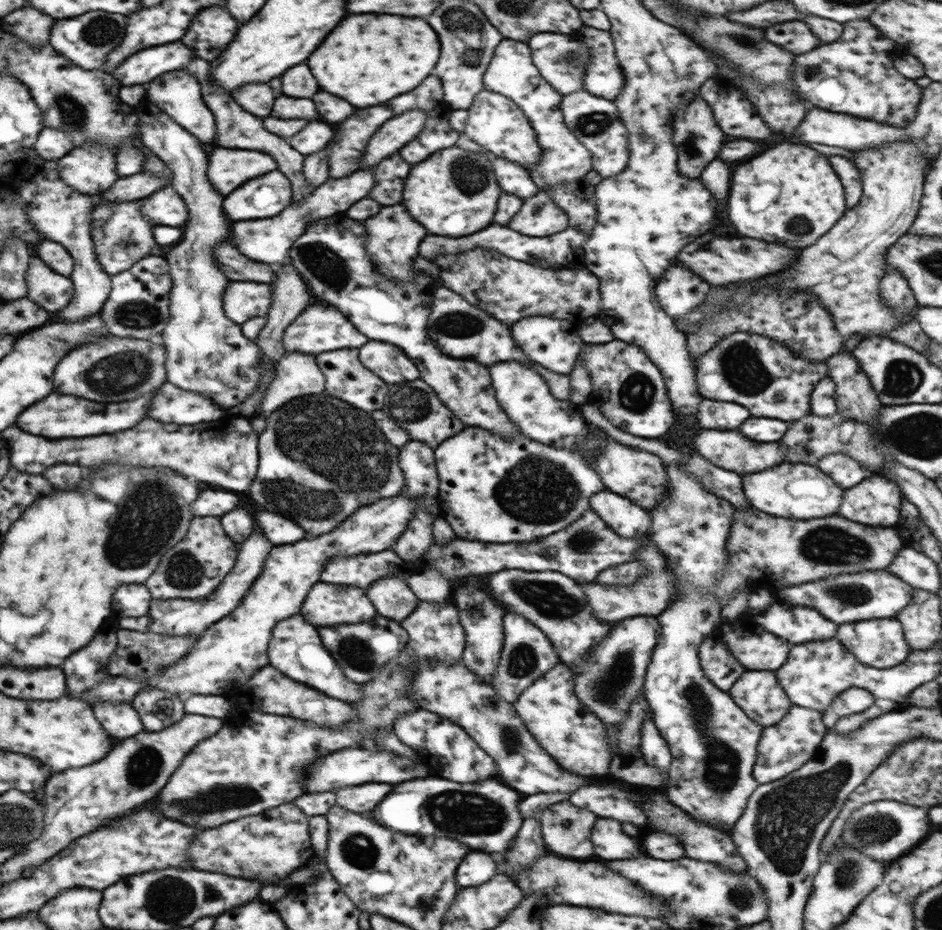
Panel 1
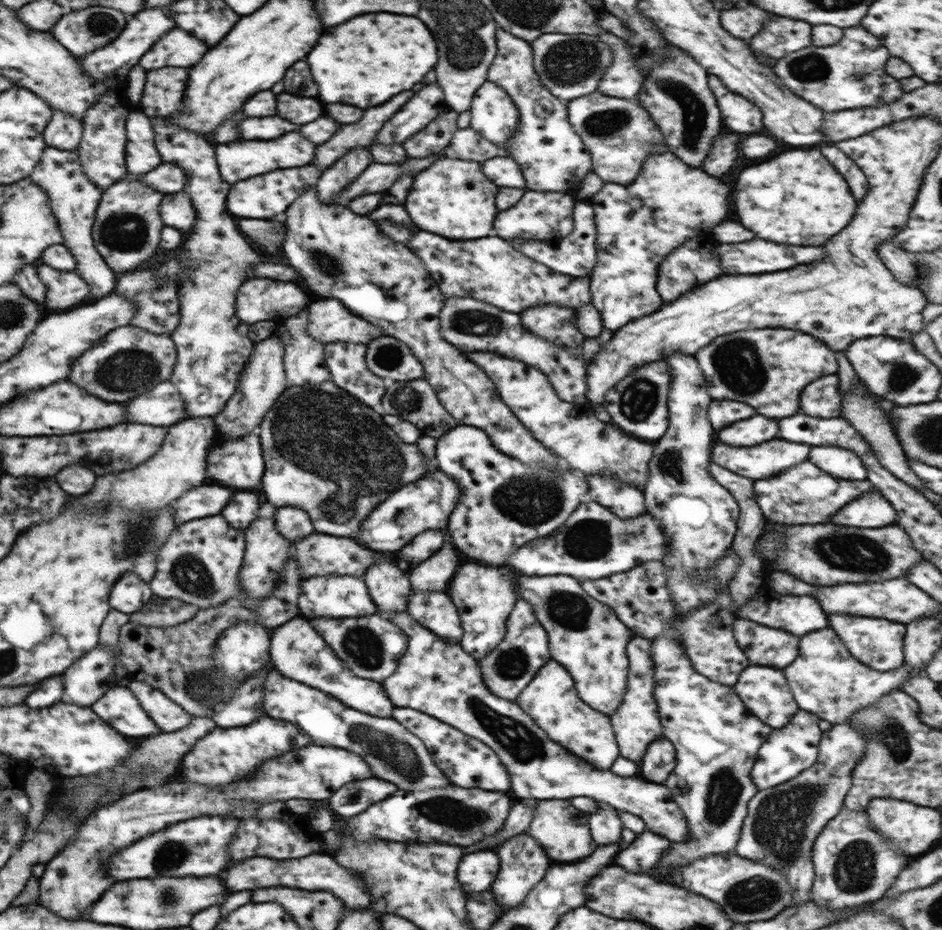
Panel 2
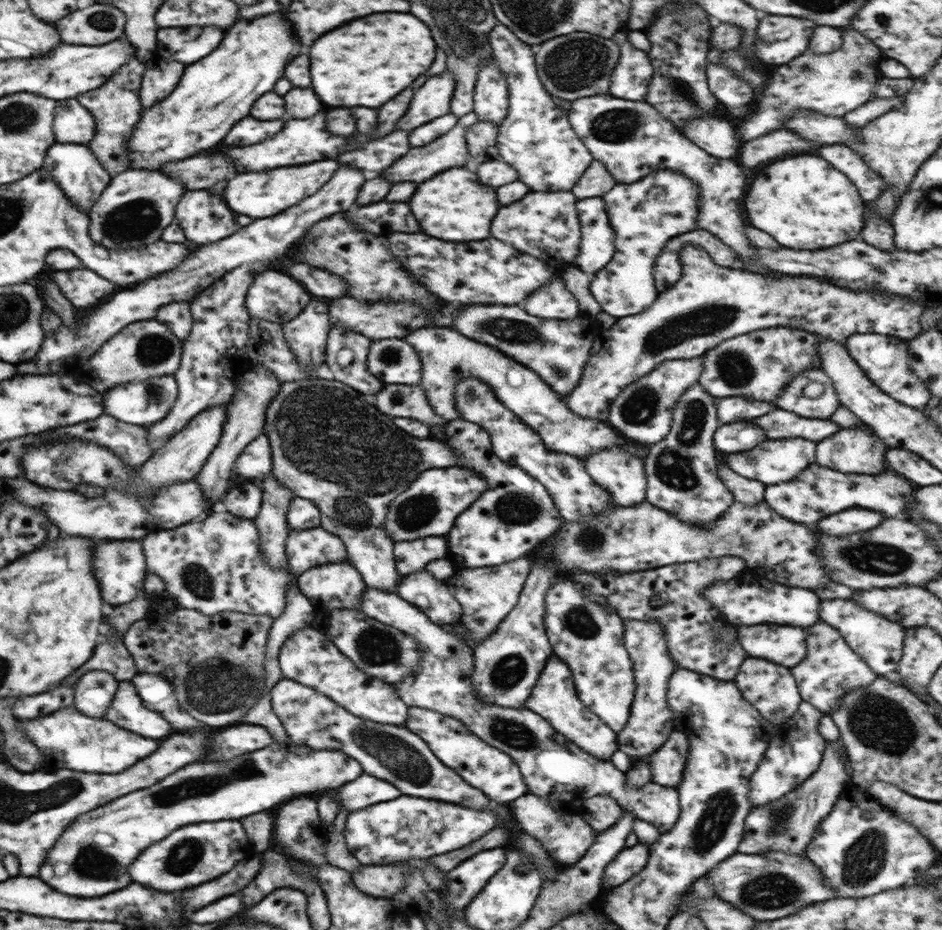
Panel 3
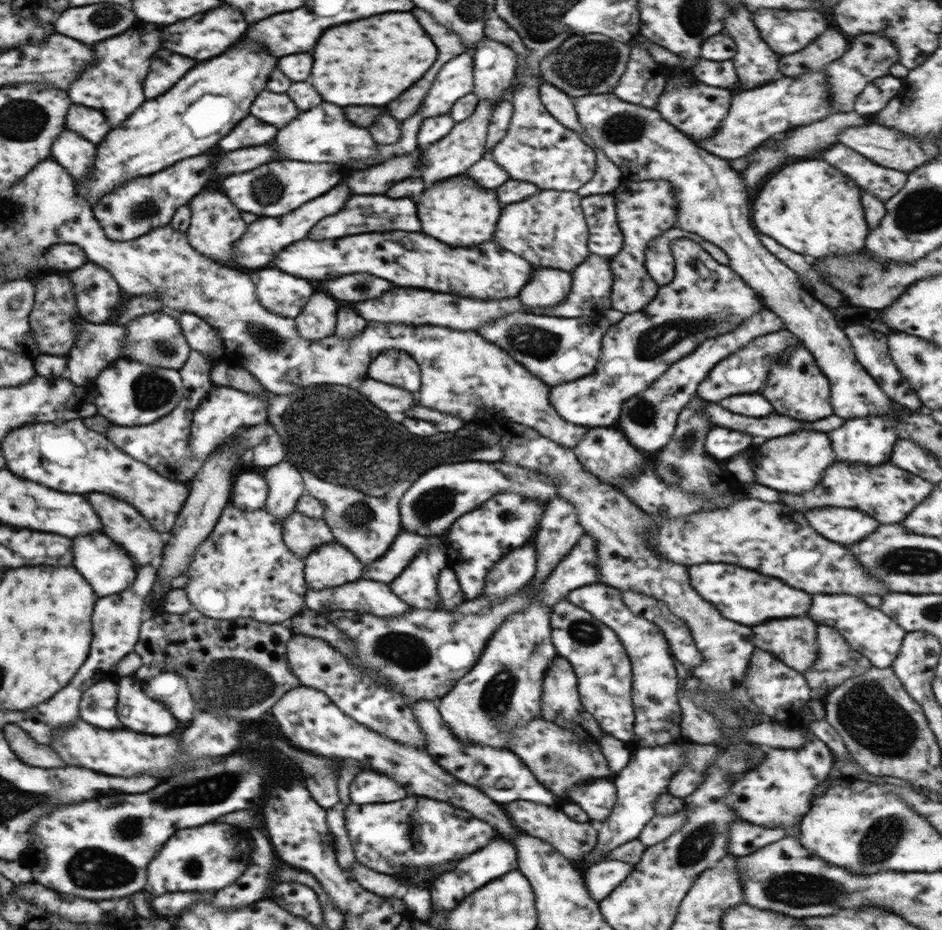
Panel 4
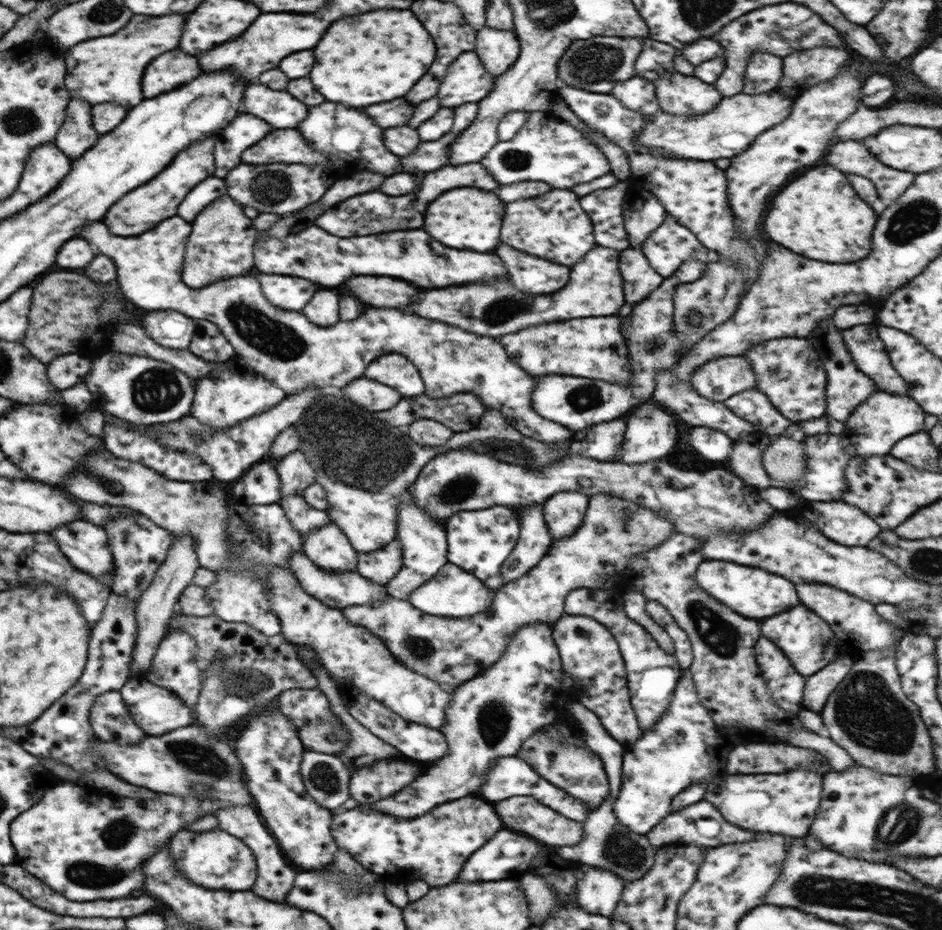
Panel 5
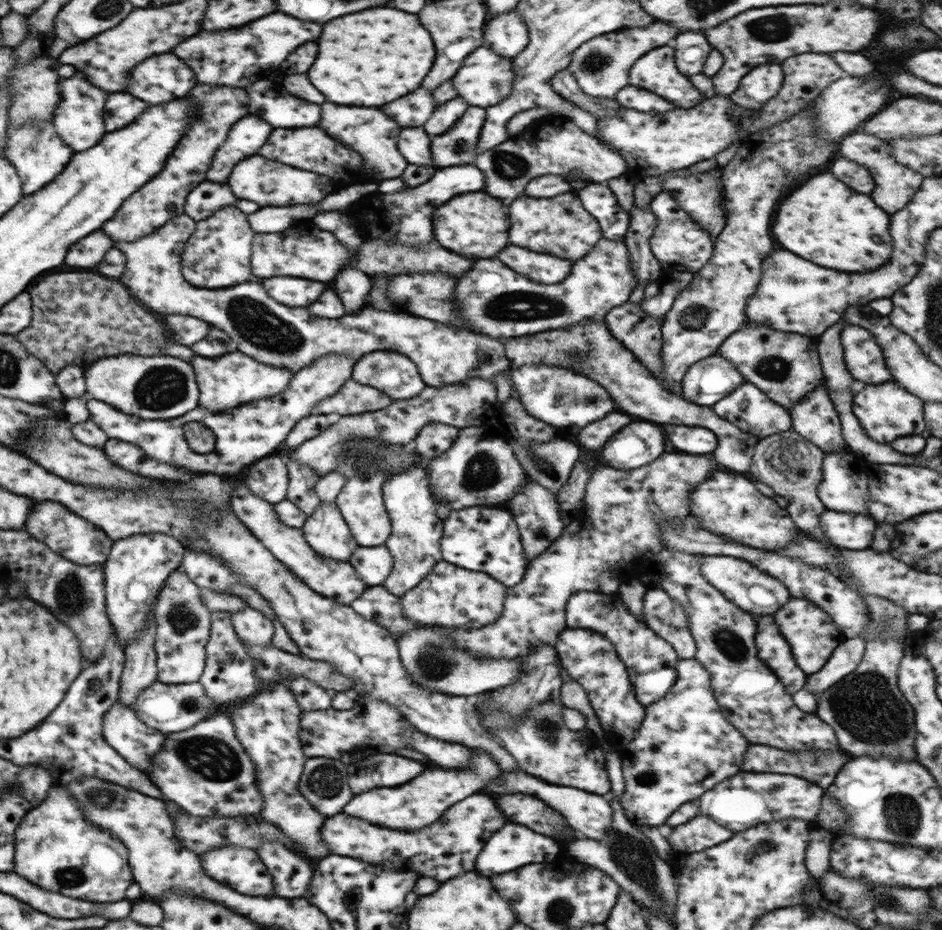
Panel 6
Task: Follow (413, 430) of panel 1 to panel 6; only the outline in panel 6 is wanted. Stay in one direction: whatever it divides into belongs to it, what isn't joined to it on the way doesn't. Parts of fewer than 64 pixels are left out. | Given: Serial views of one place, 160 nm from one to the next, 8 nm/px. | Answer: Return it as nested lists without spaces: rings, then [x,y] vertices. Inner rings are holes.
[[[350,378],[332,396],[327,396],[311,414],[340,414],[358,415],[365,412],[374,412],[390,406],[393,403],[391,396],[378,392],[378,388],[370,388]]]

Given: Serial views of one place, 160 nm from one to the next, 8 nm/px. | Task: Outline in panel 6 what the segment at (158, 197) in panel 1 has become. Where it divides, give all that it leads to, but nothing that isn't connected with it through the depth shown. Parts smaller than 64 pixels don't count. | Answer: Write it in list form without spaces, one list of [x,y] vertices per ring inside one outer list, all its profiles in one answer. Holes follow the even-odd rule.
[[[236,205],[223,206],[208,218],[199,220],[181,255],[181,271],[196,288],[220,289],[242,284],[252,278],[250,254],[254,232],[248,226],[247,214]]]

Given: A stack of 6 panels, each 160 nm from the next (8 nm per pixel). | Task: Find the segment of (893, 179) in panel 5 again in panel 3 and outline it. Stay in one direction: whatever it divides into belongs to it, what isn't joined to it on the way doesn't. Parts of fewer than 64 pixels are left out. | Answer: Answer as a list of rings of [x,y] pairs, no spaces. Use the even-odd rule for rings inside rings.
[[[841,144],[823,146],[824,148],[820,148],[820,156],[826,162],[830,162],[836,170],[846,174],[858,186],[862,200],[869,203],[881,196],[886,188],[883,178],[868,168],[855,150],[852,150],[848,145]]]

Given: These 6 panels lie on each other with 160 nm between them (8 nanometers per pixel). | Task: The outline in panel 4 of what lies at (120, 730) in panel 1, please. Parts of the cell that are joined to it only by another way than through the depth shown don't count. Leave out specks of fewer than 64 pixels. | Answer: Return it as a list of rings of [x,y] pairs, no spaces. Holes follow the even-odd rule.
[[[132,676],[121,677],[118,682],[117,715],[124,729],[164,736],[178,728],[180,721],[169,708],[148,697],[143,687]]]

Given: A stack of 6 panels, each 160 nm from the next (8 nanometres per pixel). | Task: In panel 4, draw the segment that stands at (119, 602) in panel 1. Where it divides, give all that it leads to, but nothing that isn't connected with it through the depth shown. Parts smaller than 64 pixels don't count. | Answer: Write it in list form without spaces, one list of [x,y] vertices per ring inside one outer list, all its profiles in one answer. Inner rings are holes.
[[[90,534],[74,538],[74,566],[88,580],[97,598],[118,595],[128,589],[137,577],[137,566],[126,549],[116,544],[108,535]]]

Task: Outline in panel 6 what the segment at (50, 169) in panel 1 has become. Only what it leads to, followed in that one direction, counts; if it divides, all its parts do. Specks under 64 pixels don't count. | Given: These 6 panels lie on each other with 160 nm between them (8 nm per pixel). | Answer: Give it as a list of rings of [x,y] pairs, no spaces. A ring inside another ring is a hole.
[[[85,72],[75,73],[72,77],[59,77],[59,89],[61,101],[58,102],[53,123],[58,136],[69,146],[75,153],[82,152],[92,148],[102,140],[106,134],[104,126],[104,102],[110,92],[102,92],[96,86],[92,86],[90,81],[85,77]]]

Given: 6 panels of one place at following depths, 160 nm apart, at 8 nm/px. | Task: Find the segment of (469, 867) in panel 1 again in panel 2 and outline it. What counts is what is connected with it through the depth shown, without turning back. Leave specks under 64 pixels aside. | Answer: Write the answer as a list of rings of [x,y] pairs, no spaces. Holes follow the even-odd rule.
[[[474,852],[466,854],[460,860],[457,879],[464,888],[466,896],[477,895],[491,888],[494,879],[500,872],[500,861],[497,853]]]

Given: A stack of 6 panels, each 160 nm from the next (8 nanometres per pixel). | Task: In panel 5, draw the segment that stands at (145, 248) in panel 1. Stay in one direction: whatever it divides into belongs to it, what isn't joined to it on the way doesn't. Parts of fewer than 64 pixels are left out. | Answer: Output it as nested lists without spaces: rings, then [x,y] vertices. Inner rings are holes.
[[[216,136],[206,138],[198,144],[192,144],[184,152],[180,152],[174,160],[148,183],[136,187],[134,192],[126,194],[118,200],[118,204],[110,206],[110,212],[104,216],[104,224],[114,236],[138,236],[153,229],[163,220],[177,215],[179,204],[185,196],[202,180],[214,174],[214,142]]]

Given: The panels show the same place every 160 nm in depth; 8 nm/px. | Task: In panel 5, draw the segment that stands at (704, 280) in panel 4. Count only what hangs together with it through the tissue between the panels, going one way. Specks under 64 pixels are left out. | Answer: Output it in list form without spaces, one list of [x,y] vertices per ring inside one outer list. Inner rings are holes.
[[[696,259],[684,260],[672,276],[664,278],[662,284],[660,284],[657,289],[654,289],[644,300],[633,305],[630,314],[625,320],[627,323],[620,328],[625,344],[627,344],[630,357],[631,377],[629,378],[629,383],[627,385],[623,385],[622,383],[618,384],[606,381],[596,381],[584,377],[569,377],[559,374],[533,376],[535,378],[535,389],[532,393],[534,410],[540,416],[561,424],[575,432],[584,430],[585,428],[592,426],[592,424],[595,425],[600,424],[600,422],[605,423],[610,420],[618,419],[622,414],[628,414],[628,412],[636,405],[650,400],[657,383],[655,381],[657,372],[660,372],[663,368],[672,368],[675,364],[680,362],[679,348],[681,348],[681,344],[675,333],[673,323],[675,290],[681,284],[688,284],[702,278],[706,271],[707,263]]]

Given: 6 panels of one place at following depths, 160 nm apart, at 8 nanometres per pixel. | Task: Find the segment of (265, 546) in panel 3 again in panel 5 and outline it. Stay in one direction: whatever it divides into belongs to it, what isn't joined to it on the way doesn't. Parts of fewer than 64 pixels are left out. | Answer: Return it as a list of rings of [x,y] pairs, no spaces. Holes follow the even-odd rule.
[[[298,450],[283,457],[276,464],[276,471],[282,483],[280,484],[281,496],[302,493],[308,486],[316,483],[316,474],[318,474],[314,465],[306,461],[306,454]]]

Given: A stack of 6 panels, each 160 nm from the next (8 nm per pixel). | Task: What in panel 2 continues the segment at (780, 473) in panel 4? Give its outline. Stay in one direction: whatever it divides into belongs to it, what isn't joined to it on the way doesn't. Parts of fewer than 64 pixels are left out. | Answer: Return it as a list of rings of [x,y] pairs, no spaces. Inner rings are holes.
[[[770,440],[766,444],[748,446],[748,448],[714,442],[711,462],[722,466],[724,469],[732,470],[732,472],[736,472],[736,474],[740,474],[744,478],[760,480],[760,478],[770,478],[774,474],[780,474],[780,472],[808,460],[808,454],[810,454],[810,446],[794,444],[794,442],[786,442],[786,440]]]

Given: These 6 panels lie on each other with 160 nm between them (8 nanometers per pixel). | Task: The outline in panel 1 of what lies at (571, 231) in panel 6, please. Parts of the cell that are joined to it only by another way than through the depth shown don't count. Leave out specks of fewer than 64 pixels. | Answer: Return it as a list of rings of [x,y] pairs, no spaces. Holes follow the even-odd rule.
[[[544,190],[524,200],[520,212],[510,220],[510,228],[526,236],[550,236],[568,228],[568,215]]]

